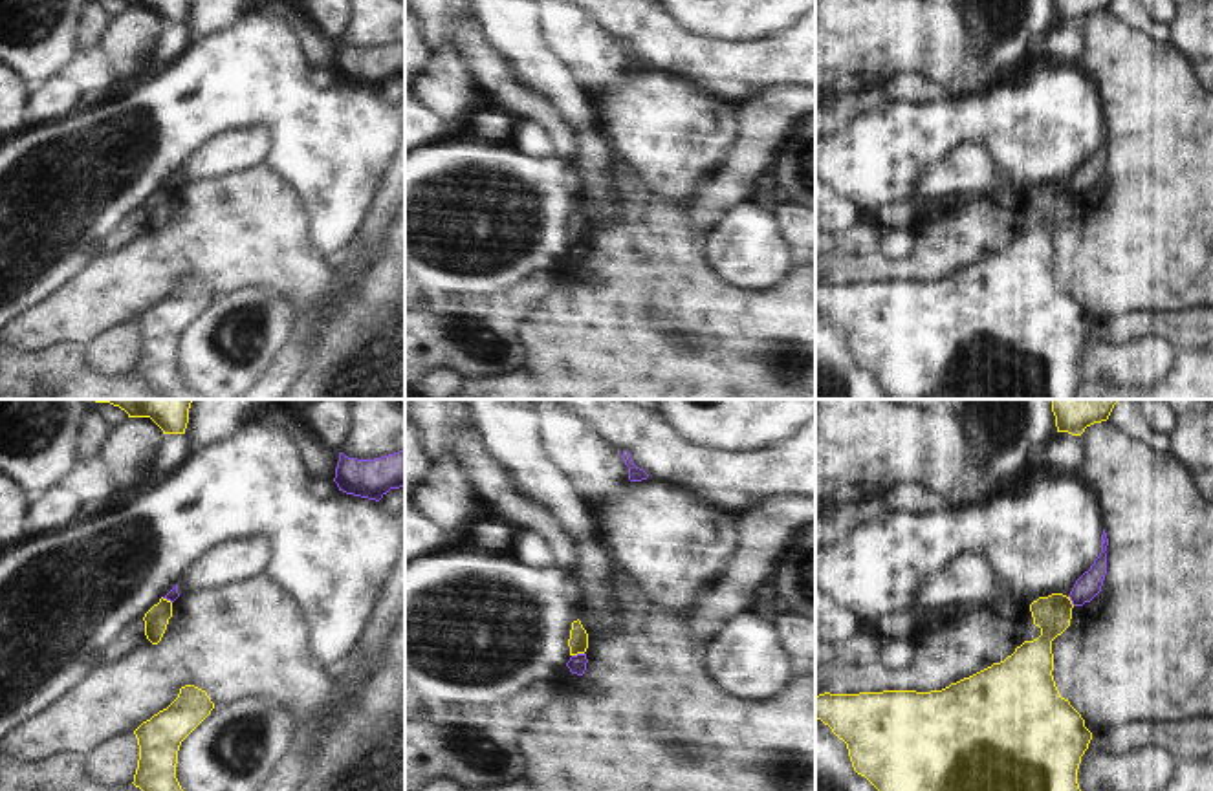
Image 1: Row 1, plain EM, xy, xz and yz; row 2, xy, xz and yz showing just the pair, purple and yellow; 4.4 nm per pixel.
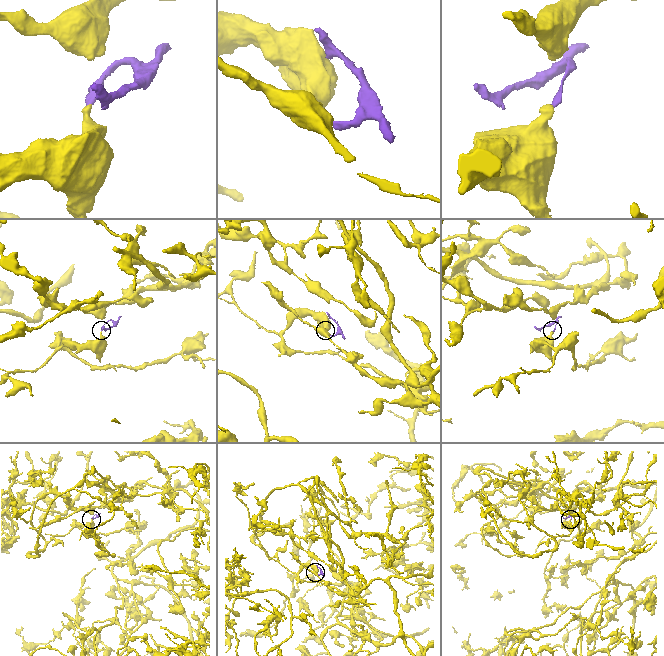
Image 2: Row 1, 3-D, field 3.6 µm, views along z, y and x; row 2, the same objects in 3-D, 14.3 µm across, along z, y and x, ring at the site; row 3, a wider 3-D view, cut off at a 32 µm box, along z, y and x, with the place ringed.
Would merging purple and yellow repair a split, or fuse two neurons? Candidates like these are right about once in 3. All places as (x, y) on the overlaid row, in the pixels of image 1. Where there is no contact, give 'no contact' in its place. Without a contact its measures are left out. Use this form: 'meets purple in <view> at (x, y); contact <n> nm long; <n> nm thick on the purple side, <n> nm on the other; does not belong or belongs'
meets purple in xz at (578, 654); contact 60 nm long; 80 nm thick on the purple side, 90 nm on the other; does not belong

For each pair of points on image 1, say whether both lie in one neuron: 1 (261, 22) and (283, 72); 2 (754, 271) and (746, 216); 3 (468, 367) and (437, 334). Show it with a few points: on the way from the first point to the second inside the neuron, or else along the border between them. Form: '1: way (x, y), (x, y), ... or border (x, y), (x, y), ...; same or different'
1: way (261, 35), (261, 50), (270, 59); same
2: way (754, 259), (746, 249), (746, 229); same
3: way (462, 359), (444, 341); same

